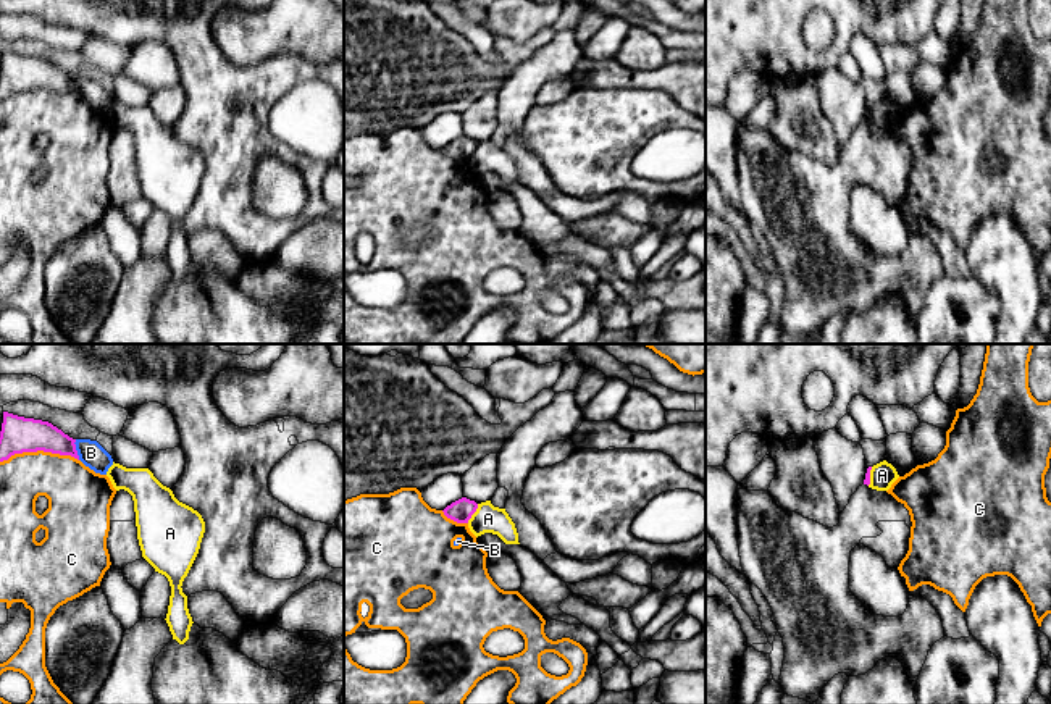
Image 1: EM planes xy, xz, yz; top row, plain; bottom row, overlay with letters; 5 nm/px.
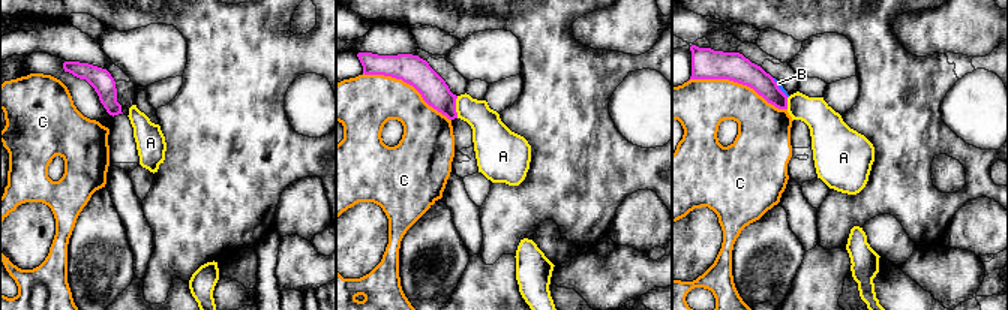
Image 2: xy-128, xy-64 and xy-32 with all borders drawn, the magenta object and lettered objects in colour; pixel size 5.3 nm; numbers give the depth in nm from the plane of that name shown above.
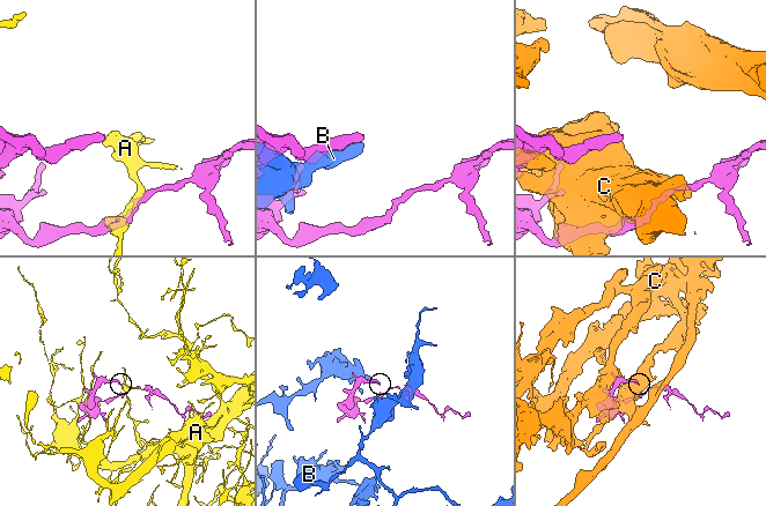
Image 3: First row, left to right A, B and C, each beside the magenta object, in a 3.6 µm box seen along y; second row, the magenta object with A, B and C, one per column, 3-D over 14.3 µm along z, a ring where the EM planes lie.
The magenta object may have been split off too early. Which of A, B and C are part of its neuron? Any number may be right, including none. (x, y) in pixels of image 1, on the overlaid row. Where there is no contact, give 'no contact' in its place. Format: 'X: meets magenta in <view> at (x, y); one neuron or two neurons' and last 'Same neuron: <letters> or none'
A: meets magenta in xz at (473, 512); two neurons
B: meets magenta in xy at (75, 449); two neurons
C: meets magenta in xy at (39, 449); two neurons
Same neuron: none

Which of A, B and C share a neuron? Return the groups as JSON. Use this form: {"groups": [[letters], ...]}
{"groups": [["A"], ["B"], ["C"]]}

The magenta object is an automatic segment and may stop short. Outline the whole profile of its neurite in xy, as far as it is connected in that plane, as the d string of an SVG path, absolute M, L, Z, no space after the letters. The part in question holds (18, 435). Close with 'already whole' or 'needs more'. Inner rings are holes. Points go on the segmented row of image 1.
M3 412L0 431L0 462L23 452L52 452L71 455L79 460L76 439L65 434L48 421L18 417Z | already whole

